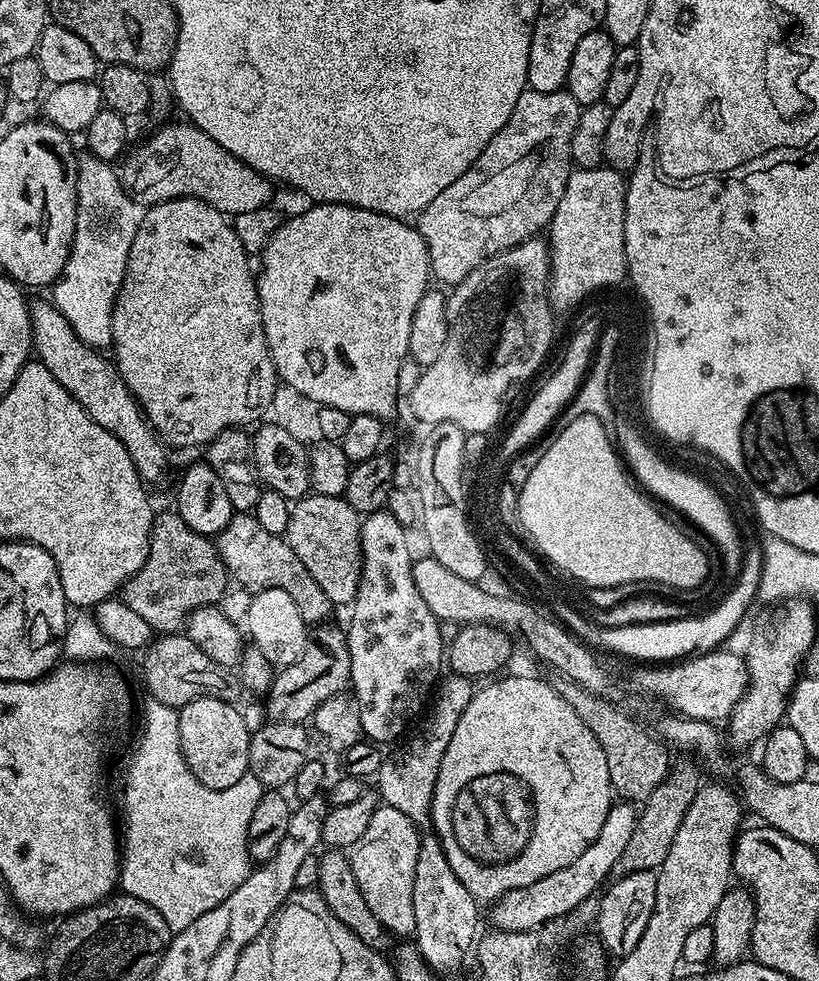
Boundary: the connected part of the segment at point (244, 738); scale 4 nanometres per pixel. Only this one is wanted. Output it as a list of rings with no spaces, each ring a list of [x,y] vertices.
[[[209,696],[198,698],[178,709],[178,742],[182,758],[186,758],[186,766],[190,766],[194,778],[198,778],[202,786],[226,790],[226,786],[234,786],[234,782],[249,775],[248,755],[252,732],[240,710],[237,705]]]

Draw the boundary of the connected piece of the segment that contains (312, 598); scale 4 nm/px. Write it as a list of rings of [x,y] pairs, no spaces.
[[[236,514],[229,520],[227,526],[220,531],[214,540],[218,554],[226,566],[229,577],[236,580],[244,588],[259,590],[263,588],[281,588],[294,598],[301,610],[301,616],[309,625],[316,626],[323,623],[332,603],[324,594],[315,578],[310,576],[310,570],[302,566],[298,554],[290,550],[287,539],[284,536],[269,534],[265,528],[257,522],[255,515]]]

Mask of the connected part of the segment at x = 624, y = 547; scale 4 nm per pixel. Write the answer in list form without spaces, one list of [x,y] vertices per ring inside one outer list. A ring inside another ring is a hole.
[[[593,416],[574,418],[574,422],[554,438],[550,450],[542,454],[538,466],[530,470],[530,478],[526,478],[518,490],[519,527],[528,531],[529,538],[536,543],[535,551],[549,565],[557,564],[566,575],[581,580],[588,588],[651,582],[673,590],[696,589],[707,576],[705,554],[682,534],[682,530],[662,516],[659,507],[652,505],[653,501],[633,483],[630,476],[628,481],[627,475],[629,473],[613,450],[612,437],[604,429],[604,424]]]

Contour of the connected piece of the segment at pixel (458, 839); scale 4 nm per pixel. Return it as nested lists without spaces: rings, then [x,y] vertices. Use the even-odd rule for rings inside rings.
[[[508,676],[508,677],[506,677],[506,678],[505,678],[505,680],[496,680],[496,681],[495,681],[495,680],[496,680],[496,679],[493,679],[493,680],[492,680],[492,681],[491,681],[491,682],[488,682],[488,683],[492,683],[492,682],[493,682],[493,684],[488,684],[488,685],[486,685],[486,686],[485,686],[485,688],[484,688],[484,689],[482,689],[482,690],[481,690],[481,688],[480,688],[480,689],[479,689],[479,690],[476,690],[476,691],[475,691],[475,692],[474,692],[474,694],[473,694],[473,696],[472,696],[472,697],[471,697],[471,698],[470,698],[470,702],[469,702],[469,705],[468,705],[468,706],[467,706],[467,707],[466,707],[466,710],[464,710],[464,711],[463,711],[463,713],[462,713],[462,718],[460,718],[460,719],[459,719],[459,721],[458,721],[458,726],[457,726],[457,727],[455,727],[455,731],[454,731],[454,736],[453,736],[453,737],[452,737],[452,739],[451,739],[451,740],[450,740],[450,746],[448,746],[448,747],[447,747],[447,749],[446,749],[446,754],[445,754],[445,757],[444,757],[444,758],[442,758],[442,764],[441,764],[441,769],[440,769],[440,770],[438,770],[438,778],[437,778],[437,782],[436,782],[436,785],[435,785],[435,786],[434,786],[434,792],[433,792],[433,798],[432,798],[432,808],[431,808],[431,815],[430,815],[430,824],[433,824],[433,826],[434,826],[434,827],[432,827],[432,828],[433,828],[433,829],[434,829],[434,833],[435,833],[435,835],[436,835],[436,837],[437,837],[437,839],[439,839],[439,840],[440,840],[440,844],[441,844],[441,845],[442,845],[442,847],[444,847],[444,850],[445,850],[445,854],[446,854],[446,858],[448,858],[448,859],[449,859],[449,862],[450,862],[450,867],[451,867],[451,869],[452,869],[452,870],[454,870],[454,874],[456,874],[456,875],[457,875],[457,878],[458,878],[458,880],[459,880],[459,882],[461,882],[461,884],[463,884],[463,885],[464,885],[464,886],[466,886],[466,890],[468,890],[468,891],[469,891],[469,892],[470,892],[470,894],[471,894],[471,895],[472,895],[472,896],[474,896],[474,897],[476,897],[476,899],[477,899],[477,901],[480,901],[480,902],[484,902],[484,900],[488,900],[488,901],[487,901],[487,902],[495,902],[495,901],[497,901],[497,900],[499,900],[499,899],[500,899],[500,897],[502,897],[502,896],[505,896],[505,894],[506,894],[506,893],[508,893],[508,892],[509,892],[509,891],[510,891],[510,890],[514,890],[514,889],[515,889],[515,888],[521,888],[521,887],[522,887],[522,886],[530,886],[530,882],[538,882],[538,881],[539,881],[539,880],[541,880],[541,879],[542,879],[542,878],[546,878],[546,874],[554,874],[554,870],[562,870],[562,866],[570,866],[570,862],[574,862],[574,858],[578,858],[578,854],[582,854],[582,850],[586,850],[586,846],[590,846],[590,845],[591,845],[591,844],[592,844],[592,843],[593,843],[593,842],[594,842],[594,838],[598,838],[598,834],[599,834],[599,833],[600,833],[600,831],[601,831],[601,830],[602,830],[602,822],[606,822],[606,814],[610,814],[610,810],[611,810],[611,809],[612,809],[612,806],[613,806],[613,803],[614,803],[614,793],[613,793],[613,790],[612,790],[612,783],[611,783],[611,782],[610,782],[610,770],[609,770],[609,769],[608,769],[608,768],[607,768],[607,767],[606,767],[606,754],[602,754],[602,746],[598,746],[598,738],[594,738],[594,734],[590,734],[590,726],[586,726],[586,722],[582,722],[582,718],[581,718],[581,717],[580,717],[580,716],[579,716],[579,715],[578,715],[578,714],[574,714],[574,706],[570,706],[570,705],[568,705],[568,704],[567,704],[567,703],[566,703],[566,698],[562,698],[562,697],[561,697],[561,696],[560,696],[560,695],[559,695],[559,694],[558,694],[558,693],[557,693],[557,692],[556,692],[556,691],[554,691],[554,690],[553,690],[553,688],[552,688],[552,685],[551,685],[551,683],[549,683],[549,681],[548,681],[548,680],[547,680],[547,679],[545,679],[545,680],[535,680],[535,678],[534,678],[534,677],[532,677],[532,676]]]

